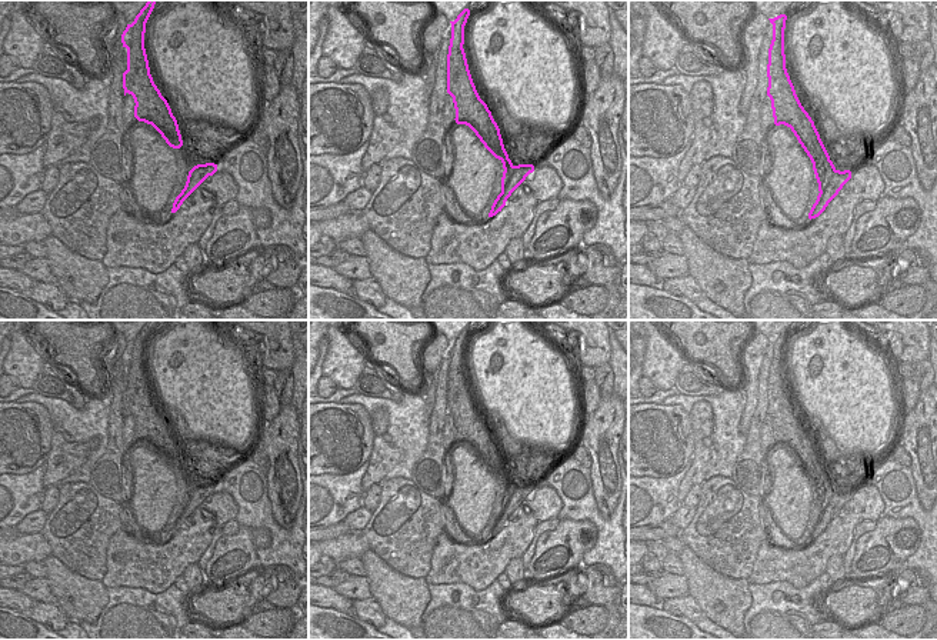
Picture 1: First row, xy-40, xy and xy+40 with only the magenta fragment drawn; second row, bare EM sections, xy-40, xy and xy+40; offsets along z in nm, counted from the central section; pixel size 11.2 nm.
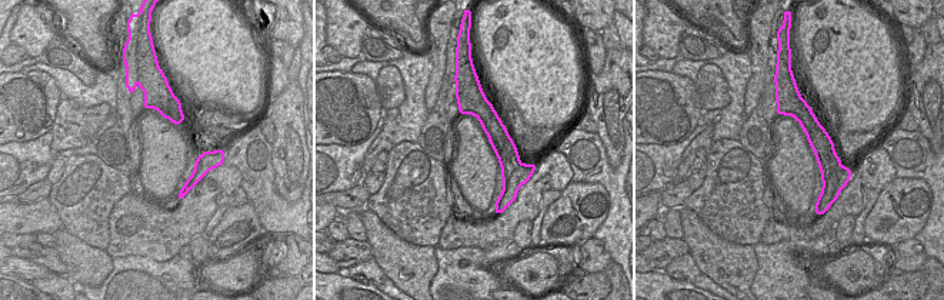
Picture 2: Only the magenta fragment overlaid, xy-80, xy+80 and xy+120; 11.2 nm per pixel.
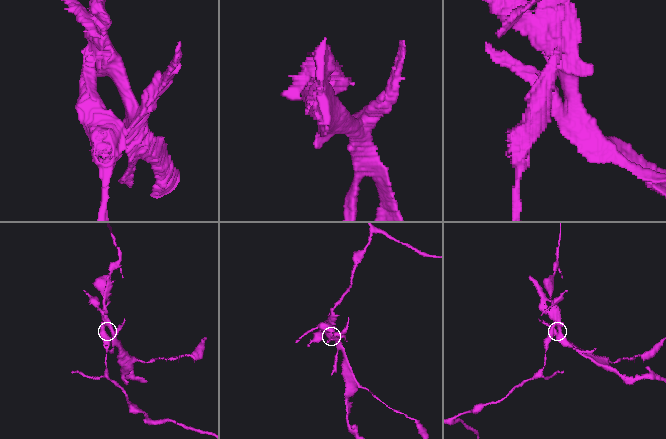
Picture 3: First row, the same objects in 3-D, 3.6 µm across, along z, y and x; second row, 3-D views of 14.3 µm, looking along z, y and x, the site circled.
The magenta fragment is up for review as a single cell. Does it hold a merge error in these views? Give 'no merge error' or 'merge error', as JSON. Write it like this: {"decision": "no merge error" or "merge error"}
{"decision": "merge error"}

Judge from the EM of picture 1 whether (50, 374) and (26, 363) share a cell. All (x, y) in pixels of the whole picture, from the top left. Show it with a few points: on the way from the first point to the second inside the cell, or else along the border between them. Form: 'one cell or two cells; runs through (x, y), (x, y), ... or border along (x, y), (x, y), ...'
two cells; border along (49, 360), (30, 387)

